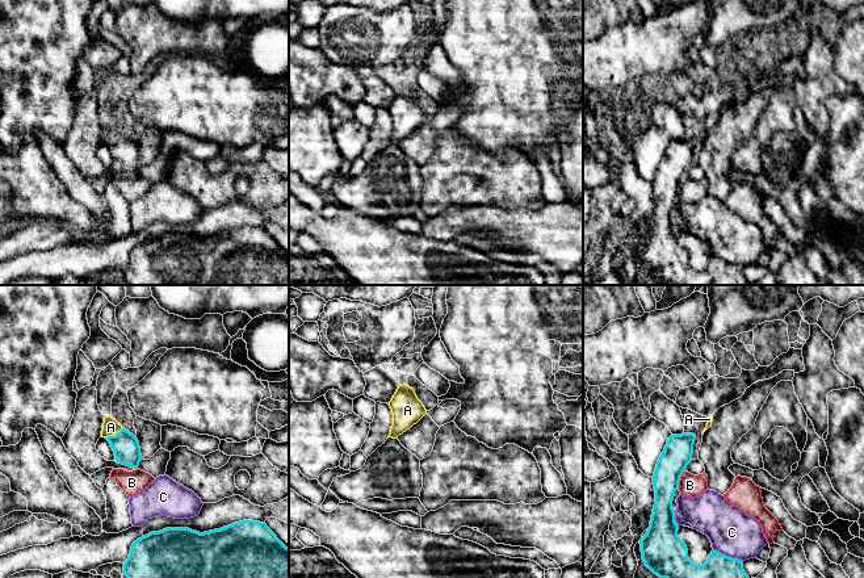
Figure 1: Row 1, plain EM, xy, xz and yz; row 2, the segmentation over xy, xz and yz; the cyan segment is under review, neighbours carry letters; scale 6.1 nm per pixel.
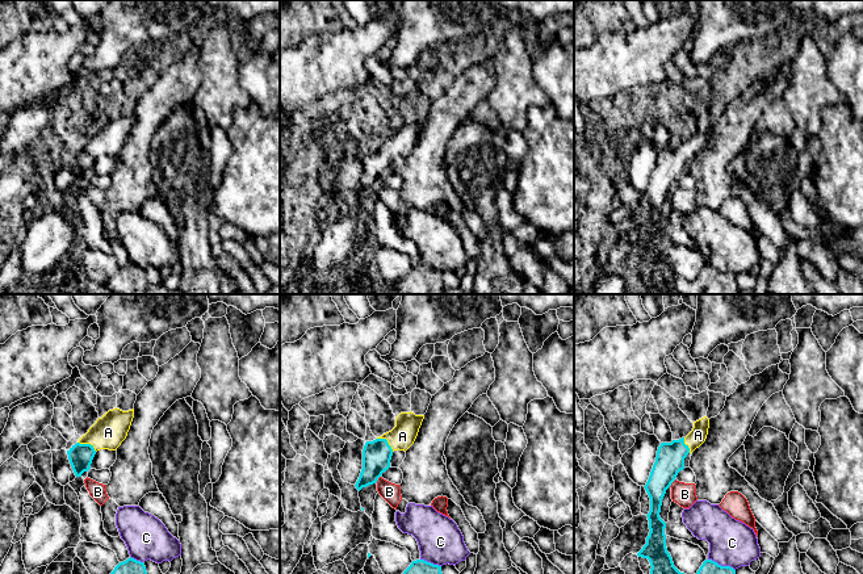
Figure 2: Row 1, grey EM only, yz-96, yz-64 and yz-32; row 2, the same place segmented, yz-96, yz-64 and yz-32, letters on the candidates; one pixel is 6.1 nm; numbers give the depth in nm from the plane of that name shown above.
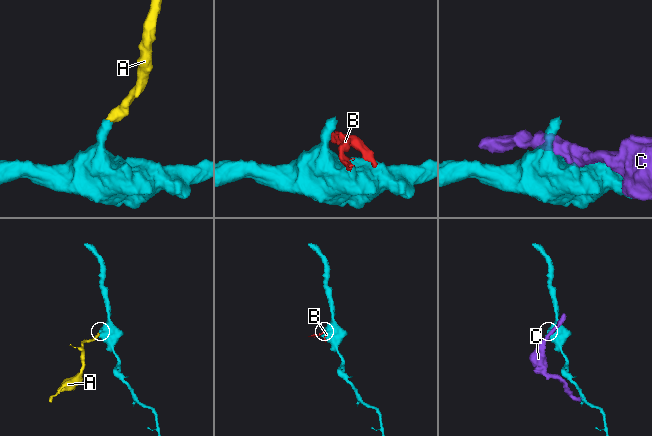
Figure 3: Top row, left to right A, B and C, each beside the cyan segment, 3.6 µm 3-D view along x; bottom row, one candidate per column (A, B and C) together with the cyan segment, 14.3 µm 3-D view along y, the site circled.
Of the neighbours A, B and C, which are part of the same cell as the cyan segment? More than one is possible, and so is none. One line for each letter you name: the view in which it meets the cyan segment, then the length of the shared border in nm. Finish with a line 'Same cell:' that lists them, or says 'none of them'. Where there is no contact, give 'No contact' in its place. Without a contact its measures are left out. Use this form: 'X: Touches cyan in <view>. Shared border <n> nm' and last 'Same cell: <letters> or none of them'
A: Touches cyan in xy. Shared border 130 nm
Same cell: A

